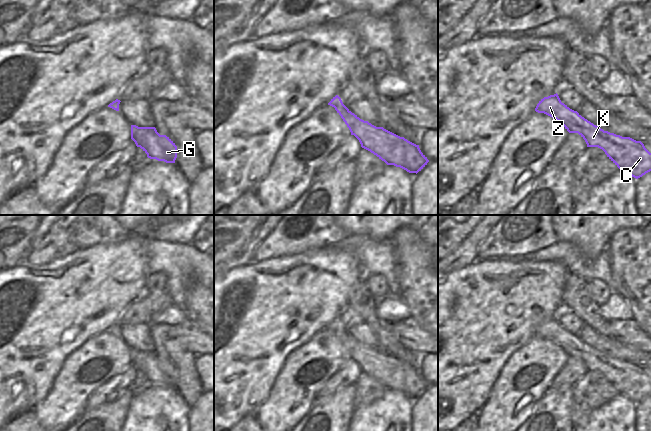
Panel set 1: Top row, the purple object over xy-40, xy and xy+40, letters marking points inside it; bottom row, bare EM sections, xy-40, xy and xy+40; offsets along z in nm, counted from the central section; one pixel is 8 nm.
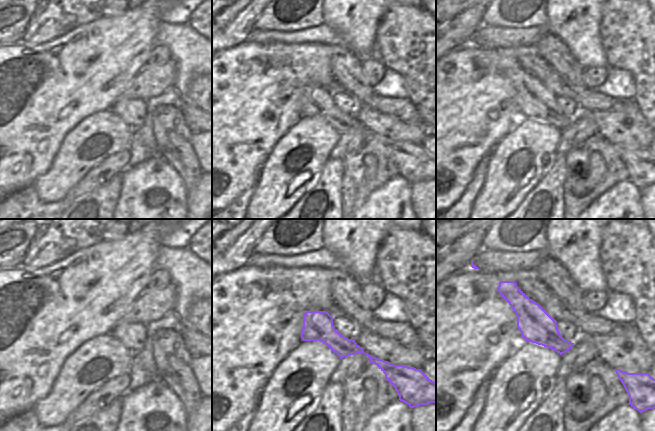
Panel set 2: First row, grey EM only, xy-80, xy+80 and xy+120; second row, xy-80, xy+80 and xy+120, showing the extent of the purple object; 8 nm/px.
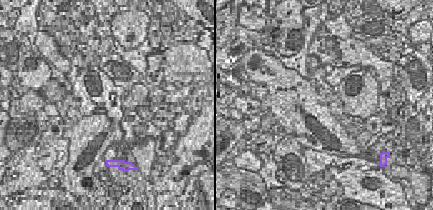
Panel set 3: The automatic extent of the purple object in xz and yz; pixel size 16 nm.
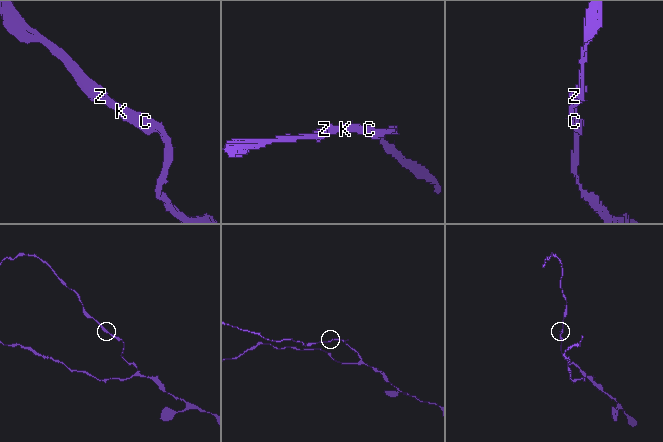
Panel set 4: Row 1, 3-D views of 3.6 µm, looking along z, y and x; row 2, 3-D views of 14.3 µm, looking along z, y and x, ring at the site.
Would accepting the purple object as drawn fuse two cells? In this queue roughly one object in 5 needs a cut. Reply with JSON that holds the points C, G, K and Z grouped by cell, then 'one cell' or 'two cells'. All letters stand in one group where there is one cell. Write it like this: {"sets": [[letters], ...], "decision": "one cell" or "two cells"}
{"sets": [["C", "G", "K", "Z"]], "decision": "one cell"}

